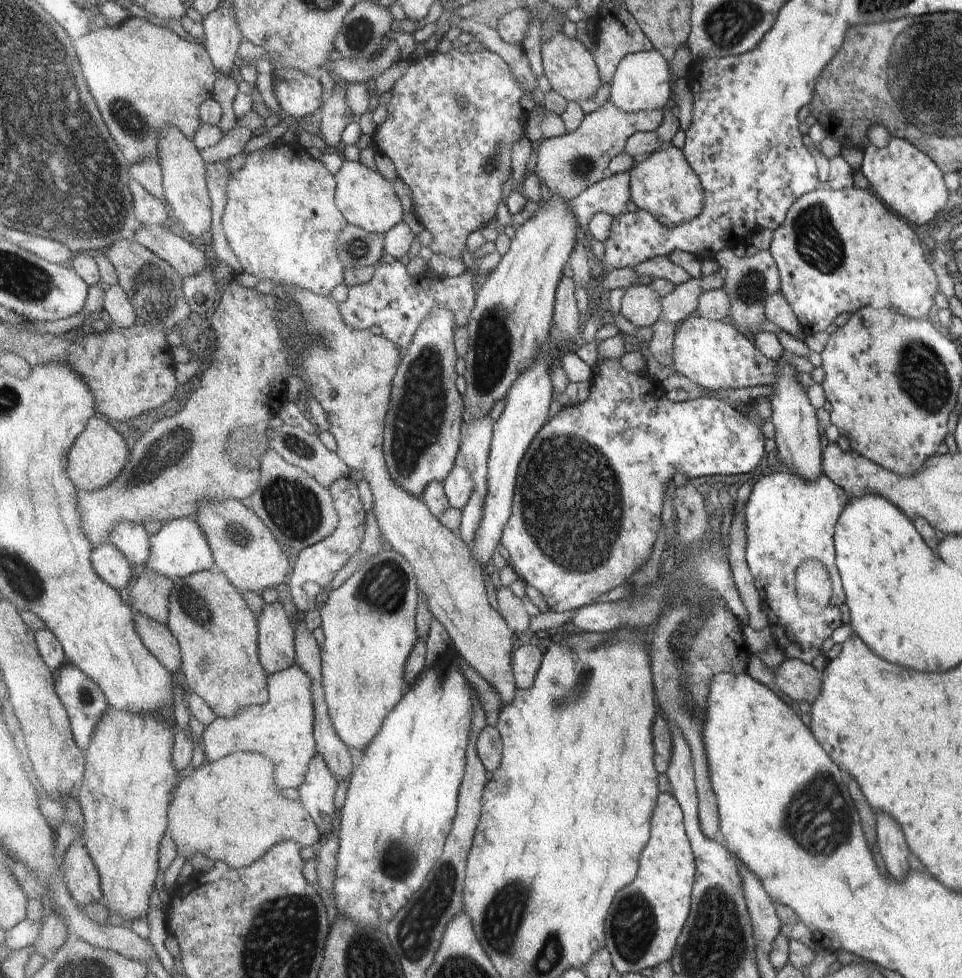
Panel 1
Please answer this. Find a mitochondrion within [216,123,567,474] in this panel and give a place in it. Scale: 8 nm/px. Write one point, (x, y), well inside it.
(493, 339)

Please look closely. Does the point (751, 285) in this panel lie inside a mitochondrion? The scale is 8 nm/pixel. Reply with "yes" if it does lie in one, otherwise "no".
yes

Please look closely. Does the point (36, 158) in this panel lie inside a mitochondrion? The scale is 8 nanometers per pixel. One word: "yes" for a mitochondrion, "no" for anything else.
yes

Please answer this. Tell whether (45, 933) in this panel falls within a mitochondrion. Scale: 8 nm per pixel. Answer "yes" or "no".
no

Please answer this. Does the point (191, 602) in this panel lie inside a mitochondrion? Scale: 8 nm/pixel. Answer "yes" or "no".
yes

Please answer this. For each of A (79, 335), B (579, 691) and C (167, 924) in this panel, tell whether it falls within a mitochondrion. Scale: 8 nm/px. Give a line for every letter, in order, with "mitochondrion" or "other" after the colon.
A: other
B: mitochondrion
C: other

